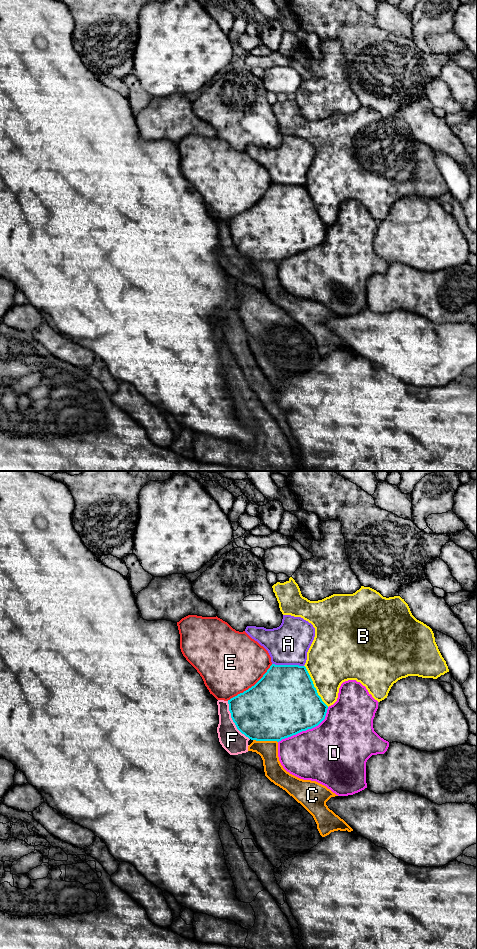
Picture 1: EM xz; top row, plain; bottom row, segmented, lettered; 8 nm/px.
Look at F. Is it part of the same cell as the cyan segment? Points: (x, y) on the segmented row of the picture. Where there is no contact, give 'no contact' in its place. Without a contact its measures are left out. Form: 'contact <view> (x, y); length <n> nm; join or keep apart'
contact xz (233, 721); length 360 nm; keep apart

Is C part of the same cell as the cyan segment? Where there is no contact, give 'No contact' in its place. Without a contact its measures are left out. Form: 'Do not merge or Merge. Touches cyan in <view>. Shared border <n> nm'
Do not merge. Touches cyan in xz. Shared border 200 nm

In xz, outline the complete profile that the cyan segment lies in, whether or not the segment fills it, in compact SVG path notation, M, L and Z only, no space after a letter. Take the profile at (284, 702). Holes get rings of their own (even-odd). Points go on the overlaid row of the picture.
M272 664L251 688L228 700L237 729L251 740L281 741L318 726L328 706L318 695L305 666Z

